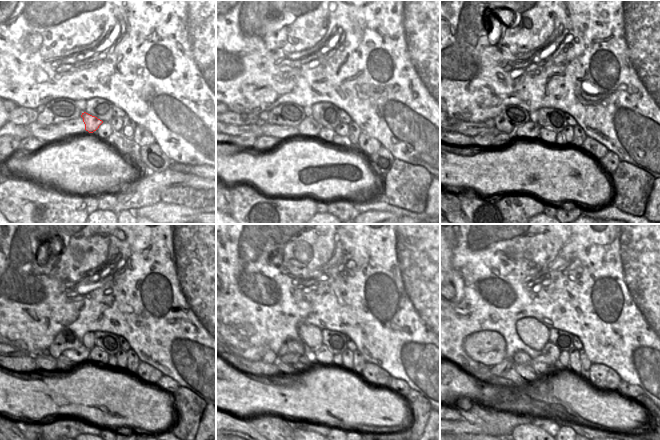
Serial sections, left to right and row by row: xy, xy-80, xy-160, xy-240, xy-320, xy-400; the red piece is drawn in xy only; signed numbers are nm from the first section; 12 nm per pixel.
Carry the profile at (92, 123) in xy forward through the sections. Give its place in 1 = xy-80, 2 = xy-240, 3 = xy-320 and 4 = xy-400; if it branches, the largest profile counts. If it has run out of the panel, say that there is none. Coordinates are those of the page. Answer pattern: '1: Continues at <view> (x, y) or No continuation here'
1: Continues at xy-80 (309, 127)
2: Continues at xy-240 (80, 355)
3: Continues at xy-320 (288, 358)
4: Continues at xy-400 (506, 364)

